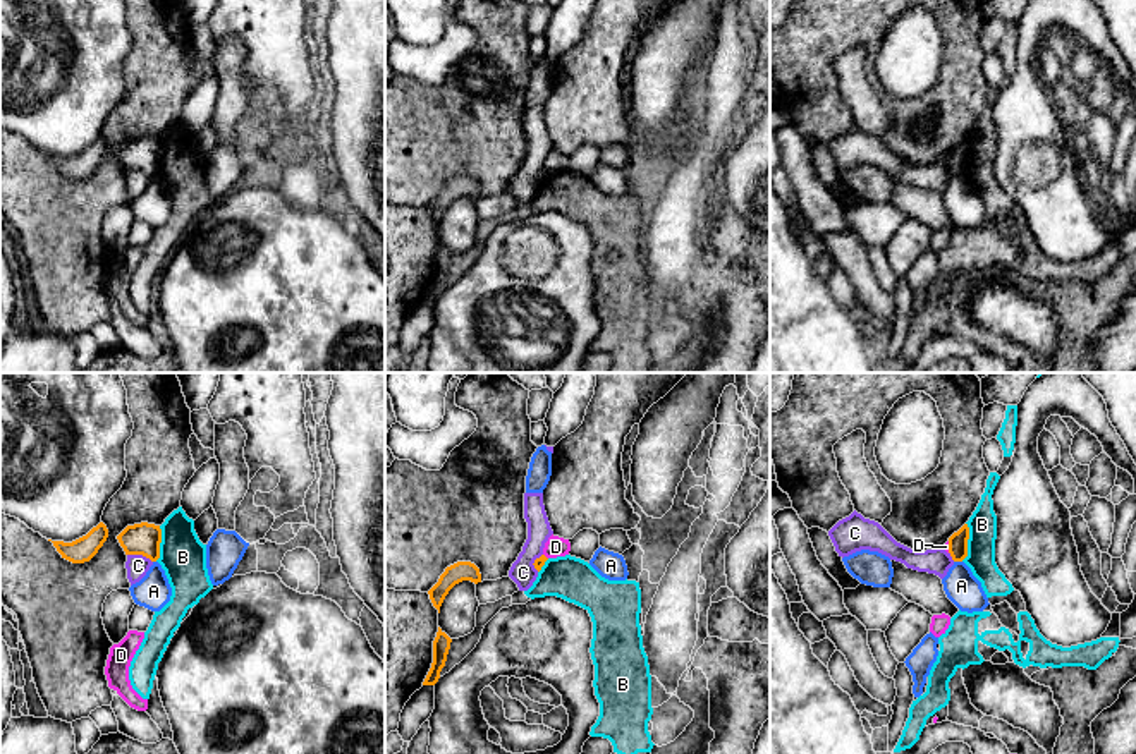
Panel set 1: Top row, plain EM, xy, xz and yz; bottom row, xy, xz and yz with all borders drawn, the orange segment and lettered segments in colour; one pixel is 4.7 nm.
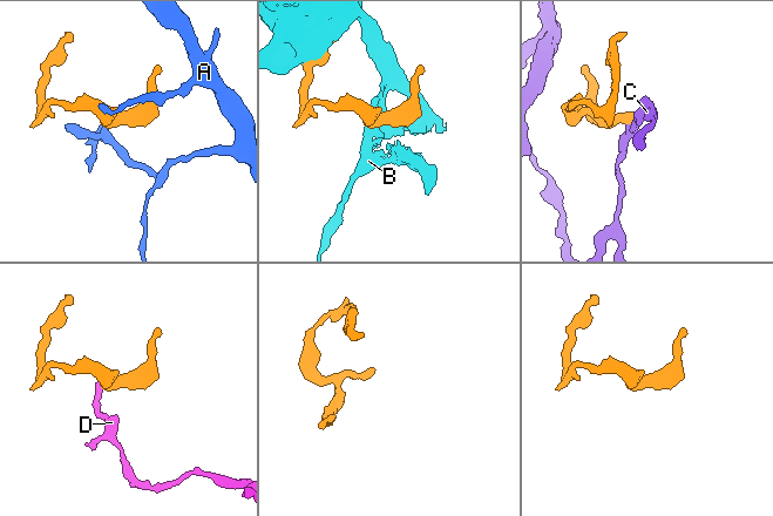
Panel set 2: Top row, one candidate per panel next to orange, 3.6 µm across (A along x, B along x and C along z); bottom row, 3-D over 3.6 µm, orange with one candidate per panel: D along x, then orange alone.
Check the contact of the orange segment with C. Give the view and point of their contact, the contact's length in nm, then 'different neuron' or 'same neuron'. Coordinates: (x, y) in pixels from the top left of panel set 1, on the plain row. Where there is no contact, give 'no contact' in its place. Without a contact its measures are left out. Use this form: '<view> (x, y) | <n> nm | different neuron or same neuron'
xy (140, 169) | 130 nm | different neuron

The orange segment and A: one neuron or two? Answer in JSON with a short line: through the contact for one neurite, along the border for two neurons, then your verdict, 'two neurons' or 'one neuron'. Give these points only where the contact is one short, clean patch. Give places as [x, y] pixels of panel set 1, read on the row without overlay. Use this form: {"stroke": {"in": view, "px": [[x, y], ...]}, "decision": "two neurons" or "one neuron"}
{"stroke": {"in": "yz", "px": [[954, 176], [961, 177]]}, "decision": "two neurons"}

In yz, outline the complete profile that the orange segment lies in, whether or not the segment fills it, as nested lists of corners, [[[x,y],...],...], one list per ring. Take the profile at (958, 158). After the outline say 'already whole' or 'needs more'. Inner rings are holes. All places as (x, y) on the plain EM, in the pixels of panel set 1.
[[[964,139],[949,153],[949,168],[954,177],[962,177],[968,172],[969,143]]]; already whole

